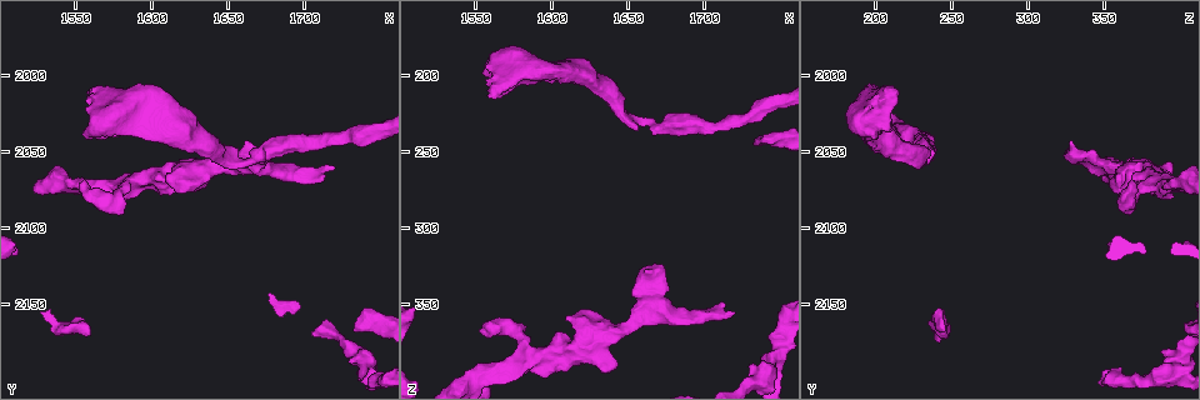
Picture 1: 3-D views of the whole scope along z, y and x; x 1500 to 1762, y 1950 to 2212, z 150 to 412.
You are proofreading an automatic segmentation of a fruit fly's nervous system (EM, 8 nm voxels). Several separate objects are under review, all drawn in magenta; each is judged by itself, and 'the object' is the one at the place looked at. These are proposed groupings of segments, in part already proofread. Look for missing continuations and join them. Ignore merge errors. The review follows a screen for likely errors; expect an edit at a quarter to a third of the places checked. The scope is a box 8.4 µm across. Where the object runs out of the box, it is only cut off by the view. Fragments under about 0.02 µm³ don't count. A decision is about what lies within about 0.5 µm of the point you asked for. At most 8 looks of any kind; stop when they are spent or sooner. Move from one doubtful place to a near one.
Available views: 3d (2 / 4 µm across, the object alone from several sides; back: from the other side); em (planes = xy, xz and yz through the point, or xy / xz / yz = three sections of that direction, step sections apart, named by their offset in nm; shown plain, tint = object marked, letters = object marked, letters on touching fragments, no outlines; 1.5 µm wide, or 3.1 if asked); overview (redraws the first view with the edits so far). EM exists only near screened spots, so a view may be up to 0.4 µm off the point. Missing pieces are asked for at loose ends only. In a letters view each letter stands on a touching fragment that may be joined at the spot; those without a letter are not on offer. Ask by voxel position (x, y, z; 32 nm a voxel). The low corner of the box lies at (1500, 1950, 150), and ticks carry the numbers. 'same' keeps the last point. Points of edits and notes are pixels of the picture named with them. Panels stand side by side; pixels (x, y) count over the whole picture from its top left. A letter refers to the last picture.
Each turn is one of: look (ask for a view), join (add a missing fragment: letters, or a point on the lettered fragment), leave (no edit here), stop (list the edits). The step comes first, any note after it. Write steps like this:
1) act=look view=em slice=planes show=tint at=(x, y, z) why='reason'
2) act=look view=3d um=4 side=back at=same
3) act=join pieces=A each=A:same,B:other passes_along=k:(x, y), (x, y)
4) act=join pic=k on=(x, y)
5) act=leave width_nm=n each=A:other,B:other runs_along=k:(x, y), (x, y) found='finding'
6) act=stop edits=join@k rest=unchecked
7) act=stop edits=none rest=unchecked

act=look view=em slice=yz step=8 show=tint at=(1734, 2166, 246) why='an open end'

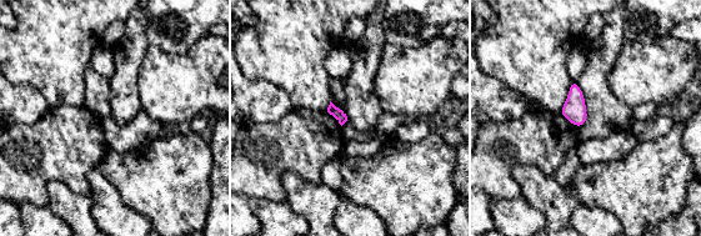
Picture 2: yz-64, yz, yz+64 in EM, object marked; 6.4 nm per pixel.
act=look view=em slice=planes show=letters at=same

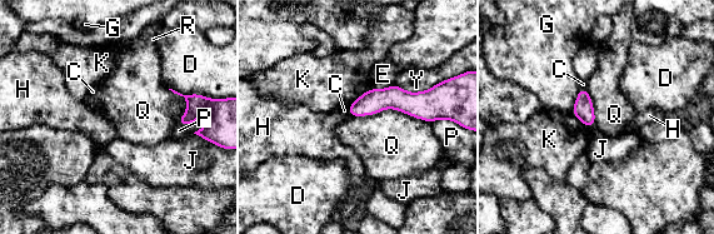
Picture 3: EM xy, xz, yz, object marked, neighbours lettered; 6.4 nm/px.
act=leave width_nm=140 each=C:other,D:other,E:other,G:other,H:other,J:other,K:other,P:other,Q:other,R:other,Y:other runs_along=3:(351, 109), (407, 101), (433, 113) found='none of them fits'

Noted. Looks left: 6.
act=look view=em slice=xz step=4 show=plain at=(1718, 2062, 356) why='free end'

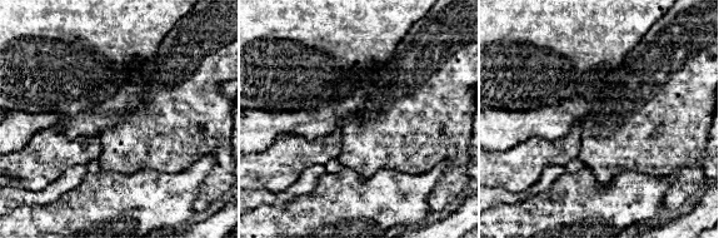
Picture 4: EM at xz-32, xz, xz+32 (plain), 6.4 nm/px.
act=look view=em slice=xz step=4 show=letters at=same

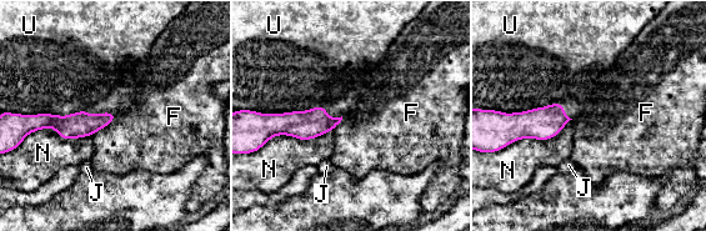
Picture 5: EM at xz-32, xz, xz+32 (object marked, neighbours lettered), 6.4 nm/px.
act=leave each=F:other,J:other,N:other,U:other runs_along=5:(113, 115), (95, 122), (36, 126) found='no lettered fragment goes on from it'

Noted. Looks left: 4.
act=look view=3d um=2 at=(1554, 2068, 366) why='an open end'

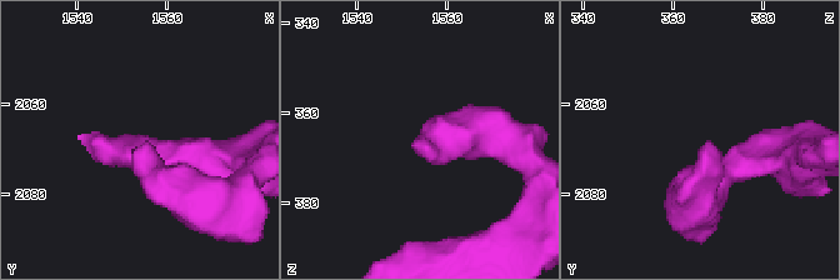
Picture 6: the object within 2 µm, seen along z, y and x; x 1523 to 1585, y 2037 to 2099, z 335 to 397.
act=look view=em slice=xy step=8 show=tint at=(1555, 2069, 366)

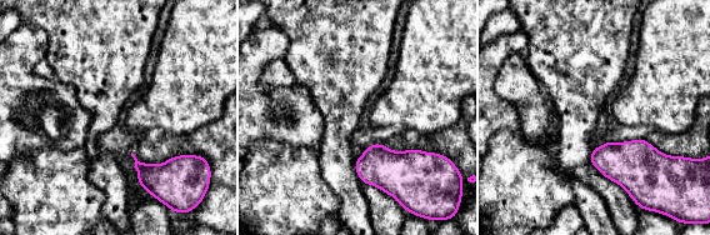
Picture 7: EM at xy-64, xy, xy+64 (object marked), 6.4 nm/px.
act=look view=em slice=planes show=letters at=same why='cut it another way'

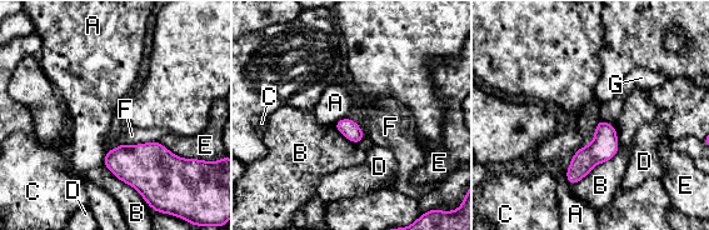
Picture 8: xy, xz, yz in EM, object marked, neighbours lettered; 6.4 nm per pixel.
act=leave longest_contact=B:480nm each=A:other,B:other,C:other,D:other,E:other,F:other,G:other found='none of them fits'

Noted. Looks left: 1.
act=stop edits=none rest=unchecked

